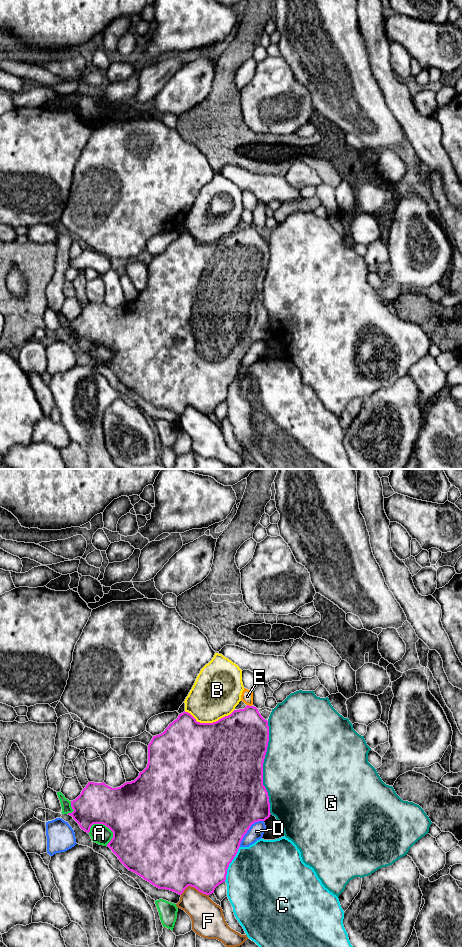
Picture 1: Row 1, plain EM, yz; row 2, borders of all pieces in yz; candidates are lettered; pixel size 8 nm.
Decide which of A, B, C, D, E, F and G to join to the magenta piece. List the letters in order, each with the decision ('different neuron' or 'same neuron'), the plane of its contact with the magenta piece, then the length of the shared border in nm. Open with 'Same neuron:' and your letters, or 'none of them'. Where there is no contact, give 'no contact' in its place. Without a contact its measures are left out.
Same neuron: none of them
A: different neuron; contact in yz; length 220 nm
B: different neuron; contact in yz; length 400 nm
C: different neuron; contact in yz; length 320 nm
D: different neuron; contact in yz; length 300 nm
E: different neuron; contact in yz; length 40 nm
F: different neuron; contact in yz; length 240 nm
G: different neuron; contact in yz; length 750 nm

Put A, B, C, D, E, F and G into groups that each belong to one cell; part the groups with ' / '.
A / B / C / D / E / F / G

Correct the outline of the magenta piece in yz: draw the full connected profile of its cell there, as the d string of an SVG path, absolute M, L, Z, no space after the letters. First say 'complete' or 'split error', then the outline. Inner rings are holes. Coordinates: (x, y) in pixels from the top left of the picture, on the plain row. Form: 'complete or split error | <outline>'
complete | M247 225L244 229L234 230L230 235L225 236L213 243L200 243L188 232L179 234L165 251L153 256L148 265L148 284L139 293L139 296L131 302L126 302L120 307L112 308L102 303L88 302L81 314L73 321L71 327L74 330L68 335L79 344L80 348L89 353L93 344L103 344L113 352L113 358L107 364L120 382L129 390L144 400L150 402L159 409L166 409L181 415L188 407L194 407L199 412L210 415L215 408L225 402L229 384L236 376L240 363L252 344L258 341L265 341L271 335L268 312L263 305L263 283L269 262L269 246L258 229Z

